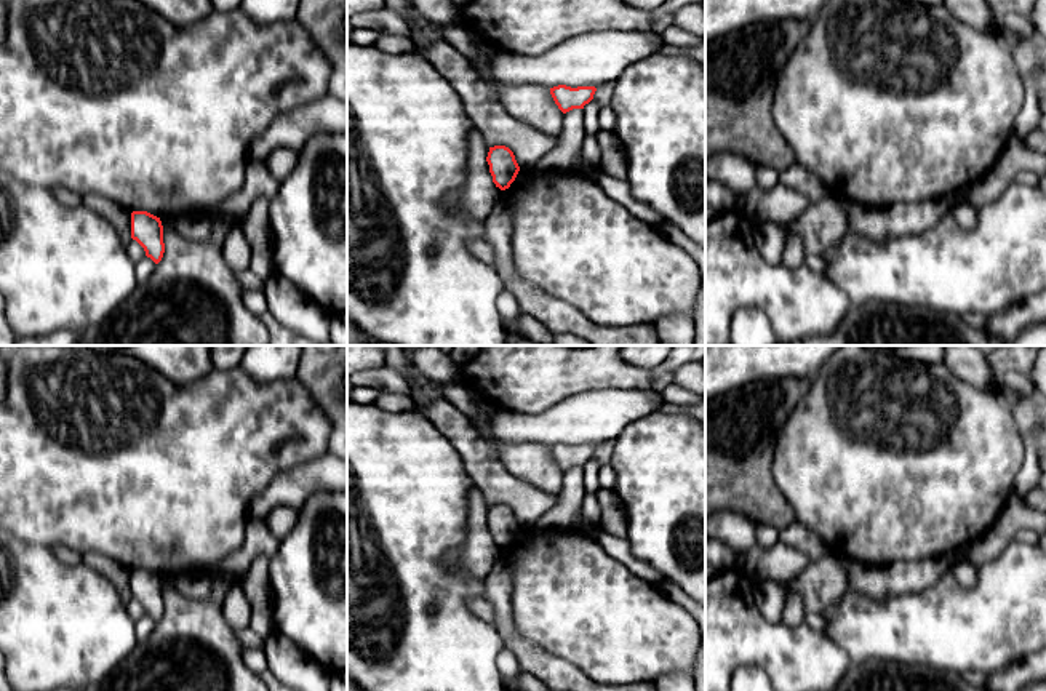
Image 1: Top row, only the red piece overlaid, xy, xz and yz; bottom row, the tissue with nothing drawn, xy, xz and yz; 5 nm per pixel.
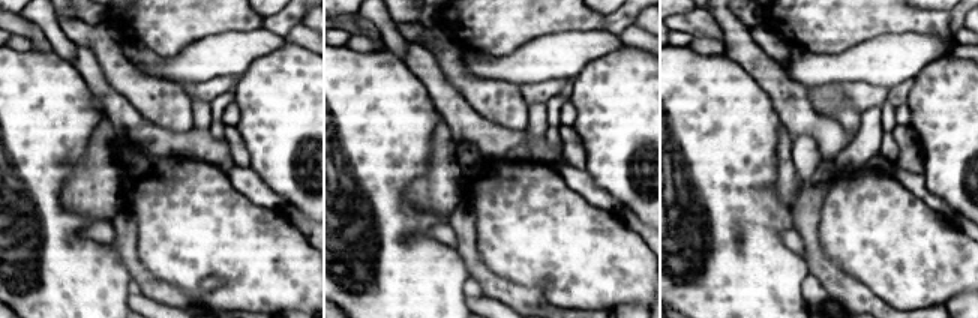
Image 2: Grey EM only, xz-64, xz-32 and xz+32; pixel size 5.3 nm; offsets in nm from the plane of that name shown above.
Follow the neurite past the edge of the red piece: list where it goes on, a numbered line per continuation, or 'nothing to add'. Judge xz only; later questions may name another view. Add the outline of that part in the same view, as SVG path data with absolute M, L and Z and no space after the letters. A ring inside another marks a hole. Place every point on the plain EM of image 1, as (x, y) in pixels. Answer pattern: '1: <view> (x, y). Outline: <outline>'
nothing to add

